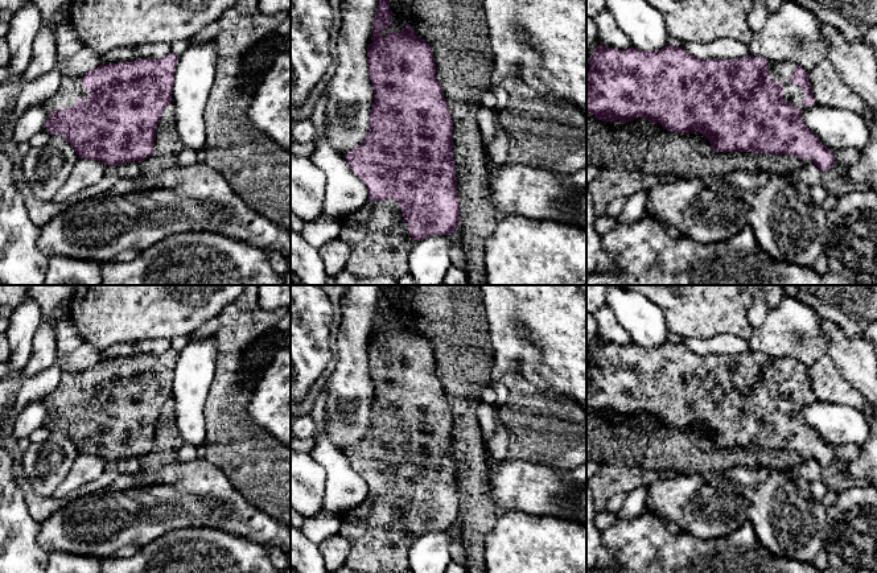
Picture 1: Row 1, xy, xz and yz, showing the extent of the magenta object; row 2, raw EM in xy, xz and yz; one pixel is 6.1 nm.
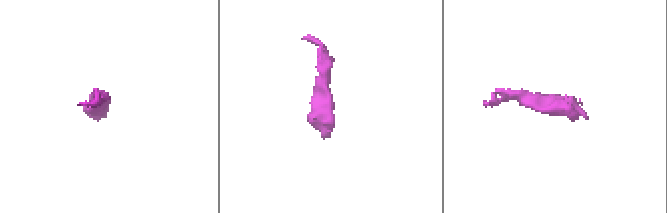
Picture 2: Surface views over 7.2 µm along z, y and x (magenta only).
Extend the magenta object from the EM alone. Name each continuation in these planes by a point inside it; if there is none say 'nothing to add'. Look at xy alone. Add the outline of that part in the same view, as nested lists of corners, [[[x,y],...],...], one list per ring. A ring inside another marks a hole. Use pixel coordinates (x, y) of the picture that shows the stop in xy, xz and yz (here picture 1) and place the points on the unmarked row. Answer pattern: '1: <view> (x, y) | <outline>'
1: xy (71, 384) | [[[85,371],[77,374],[62,374],[62,379],[55,391],[44,400],[48,411],[50,411],[53,407],[73,404],[81,392],[90,391],[82,379],[83,372]]]

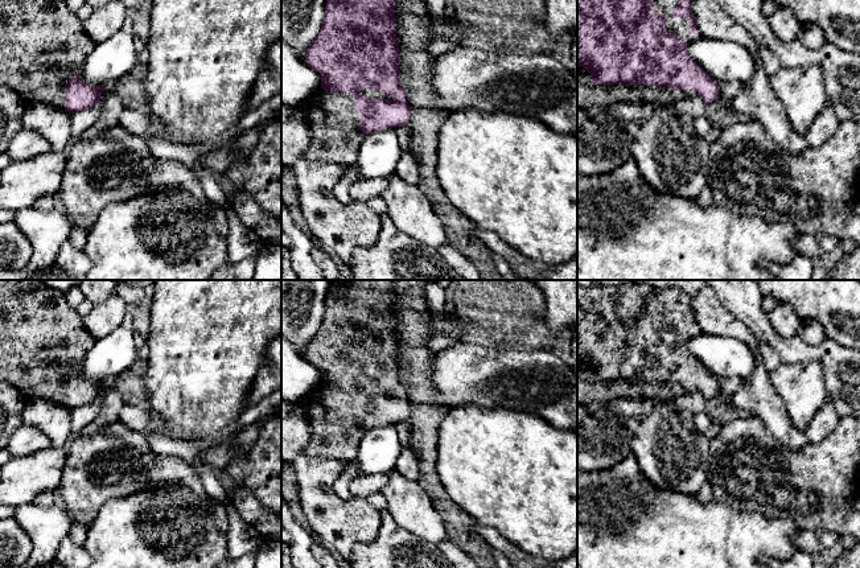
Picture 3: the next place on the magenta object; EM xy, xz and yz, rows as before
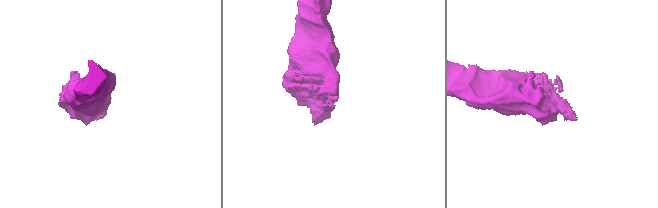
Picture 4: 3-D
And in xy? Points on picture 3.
1: xy (42, 340) | [[[0,280],[0,379],[11,383],[26,399],[41,399],[65,407],[65,380],[81,370],[86,353],[94,346],[95,338],[83,325],[77,308],[71,306],[66,296],[55,289],[49,288],[42,280]]]

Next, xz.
1: xz (369, 389) | [[[363,384],[361,386],[361,390],[367,394],[376,394],[376,395],[392,395],[392,391],[383,390],[373,384]]]
2: xz (336, 427) | [[[318,384],[303,399],[312,436],[303,454],[313,458],[334,458],[343,462],[357,457],[365,436],[355,395],[345,387]]]

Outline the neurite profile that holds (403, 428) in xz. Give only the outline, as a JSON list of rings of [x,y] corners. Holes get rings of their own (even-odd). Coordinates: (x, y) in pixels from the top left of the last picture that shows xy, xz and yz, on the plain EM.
[[[410,419],[395,424],[395,429],[402,446],[411,448],[411,424]]]

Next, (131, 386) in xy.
[[[132,367],[118,375],[114,387],[120,394],[124,404],[148,407],[149,391],[141,369]]]

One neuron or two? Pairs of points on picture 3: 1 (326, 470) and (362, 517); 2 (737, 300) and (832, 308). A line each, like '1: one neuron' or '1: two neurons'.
1: one neuron
2: two neurons

